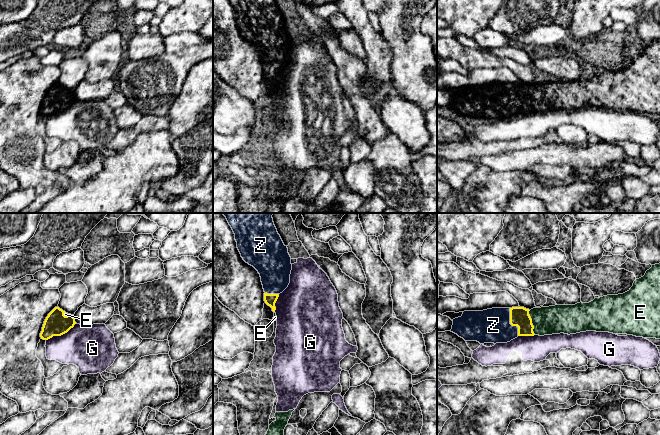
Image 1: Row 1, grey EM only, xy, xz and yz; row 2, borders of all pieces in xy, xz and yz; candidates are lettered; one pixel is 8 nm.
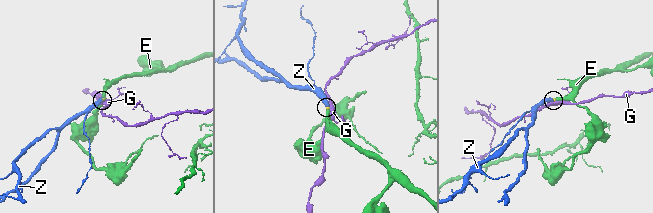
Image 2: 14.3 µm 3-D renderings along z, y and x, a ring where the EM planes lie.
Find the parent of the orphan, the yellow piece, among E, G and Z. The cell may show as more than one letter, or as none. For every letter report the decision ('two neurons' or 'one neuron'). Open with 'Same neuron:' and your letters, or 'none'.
Same neuron: E, Z
E: one neuron
G: two neurons
Z: one neuron

